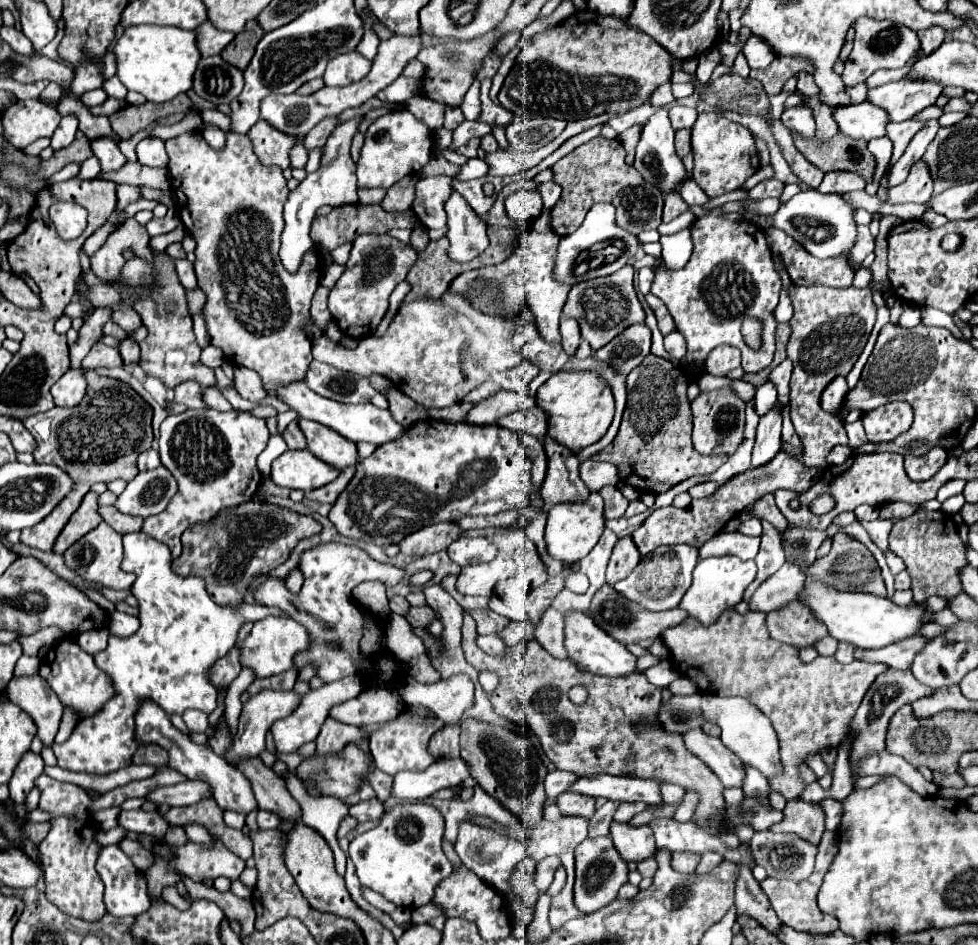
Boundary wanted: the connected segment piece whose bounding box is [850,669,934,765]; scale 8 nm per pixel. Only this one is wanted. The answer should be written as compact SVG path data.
M888 669L886 673L878 675L874 685L870 685L866 697L862 699L862 705L858 707L854 721L852 721L852 733L856 735L854 739L854 751L850 757L850 765L858 761L858 757L872 753L872 751L882 751L884 749L884 737L886 737L886 727L890 717L908 703L914 703L920 697L928 697L932 695L934 689L922 685L920 681L914 679L914 675L910 671L898 671L898 669Z

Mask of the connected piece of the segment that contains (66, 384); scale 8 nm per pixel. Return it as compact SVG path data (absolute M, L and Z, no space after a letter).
M70 367L54 385L52 385L52 397L58 407L74 407L82 401L86 395L86 379L84 379L84 367Z

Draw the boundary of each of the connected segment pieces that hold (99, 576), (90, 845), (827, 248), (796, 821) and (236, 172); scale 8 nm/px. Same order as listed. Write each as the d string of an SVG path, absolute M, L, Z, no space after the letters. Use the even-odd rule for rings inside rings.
M100 523L96 529L92 529L88 535L84 535L80 541L76 541L70 549L64 551L64 563L78 573L84 581L96 583L110 589L130 589L134 583L134 575L124 573L120 569L122 563L122 535L110 529L110 525Z
M162 767L150 779L132 781L128 785L116 787L116 789L100 795L96 801L90 801L90 795L82 787L56 781L56 779L42 773L36 779L36 787L42 791L40 809L46 809L54 815L54 819L50 821L52 829L50 829L48 837L38 845L42 861L44 861L44 869L46 869L46 895L48 895L48 899L54 905L60 905L60 909L64 913L70 913L74 917L86 917L86 921L100 919L106 913L106 905L102 899L104 885L94 869L96 857L100 851L100 845L94 843L94 835L98 831L98 825L96 825L96 821L92 821L90 815L98 809L122 805L130 797L144 797L144 793L150 793L152 789L156 789L160 785L176 785L182 781L186 781L186 777L182 773L168 769L168 767Z
M808 189L808 191L800 191L788 203L780 205L776 215L772 215L772 217L760 215L760 217L754 219L754 223L762 225L762 227L772 223L774 227L778 227L778 229L786 231L788 235L792 235L814 257L820 257L820 259L844 257L846 263L856 271L862 265L854 265L854 261L852 261L852 247L854 247L854 243L858 239L854 211L856 211L856 207L852 207L844 199L844 195L840 195L840 193L826 193L824 195L820 191Z
M796 797L786 803L782 813L784 813L784 821L780 821L778 825L772 825L770 831L796 833L814 845L820 843L820 837L824 833L824 813L818 803L810 805Z
M192 131L168 139L166 153L170 157L168 171L172 177L172 191L178 197L180 219L196 241L194 271L198 277L198 287L206 293L204 317L212 337L210 343L220 347L226 359L232 363L256 371L270 395L280 383L304 379L312 361L312 343L304 335L302 325L310 317L310 299L320 285L322 265L316 251L306 253L298 273L294 275L290 275L280 263L278 249L284 229L282 209L290 193L286 179L282 177L282 169L264 167L254 155L252 143L246 135L228 135L224 151L218 153L208 147L200 131Z

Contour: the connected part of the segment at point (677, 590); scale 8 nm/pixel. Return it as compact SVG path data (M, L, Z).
M674 545L674 547L658 547L652 553L648 553L646 557L642 557L642 561L638 563L638 567L632 571L630 577L614 583L612 587L624 595L626 599L642 605L644 609L650 611L666 611L666 609L674 609L678 607L682 595L686 593L686 589L690 587L690 579L692 579L692 569L698 563L698 549L692 545Z

